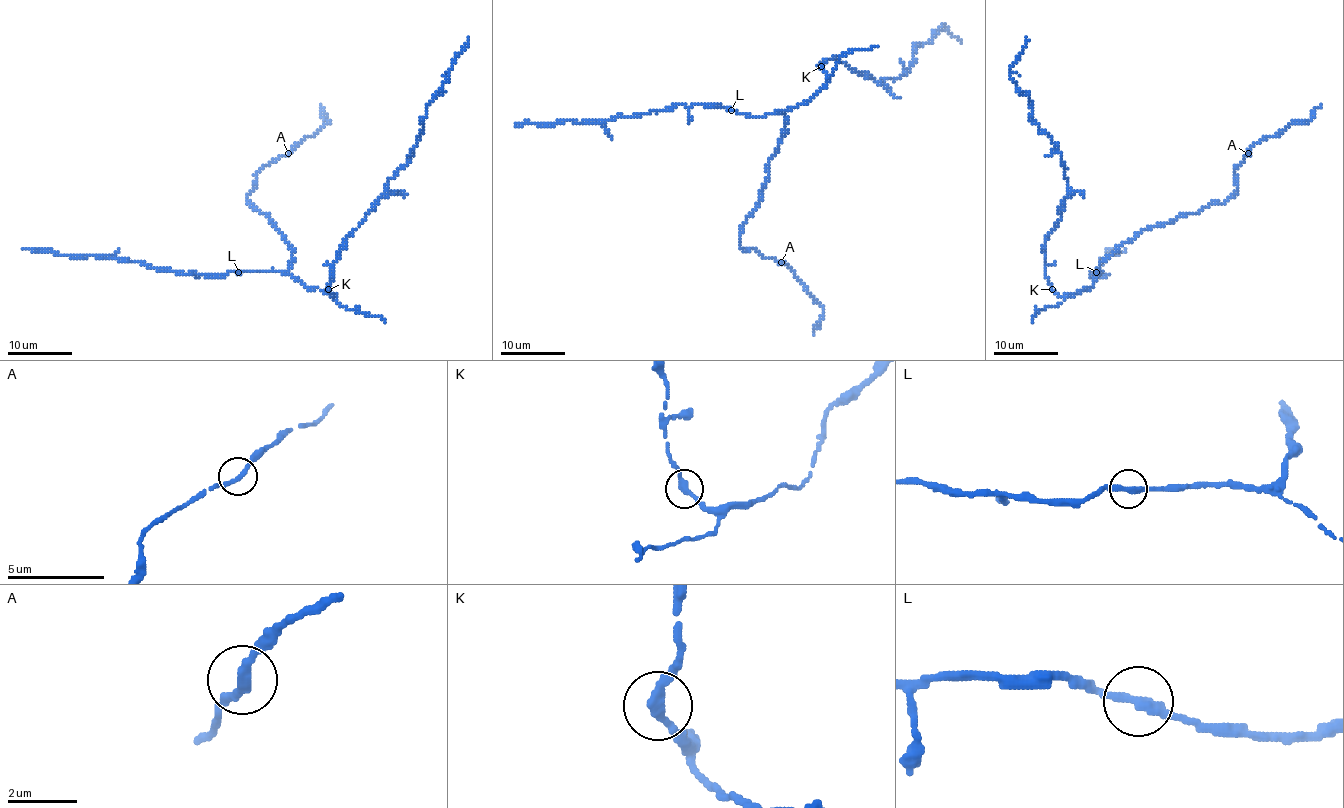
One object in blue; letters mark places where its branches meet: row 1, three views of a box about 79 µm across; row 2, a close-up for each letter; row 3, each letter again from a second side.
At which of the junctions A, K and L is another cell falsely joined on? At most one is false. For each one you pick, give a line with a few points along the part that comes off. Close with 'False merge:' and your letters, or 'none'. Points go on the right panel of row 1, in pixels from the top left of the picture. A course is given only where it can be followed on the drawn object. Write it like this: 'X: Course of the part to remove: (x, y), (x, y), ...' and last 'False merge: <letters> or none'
False merge: none

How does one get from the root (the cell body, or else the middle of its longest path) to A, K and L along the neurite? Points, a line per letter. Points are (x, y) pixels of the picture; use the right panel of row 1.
A: (1088, 288), (1094, 285), (1099, 264), (1140, 232), (1230, 198), (1237, 190), (1235, 169), (1248, 153)
K: (1088, 288), (1070, 296), (1059, 296), (1052, 290)
L: (1088, 288), (1094, 285), (1096, 275), (1102, 270), (1096, 272)

